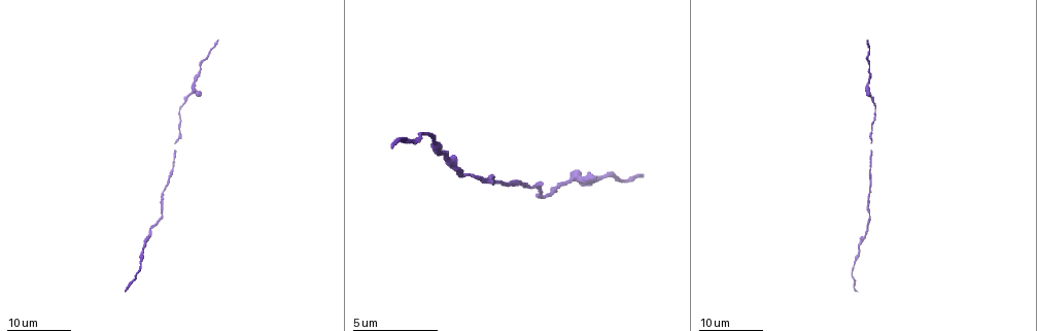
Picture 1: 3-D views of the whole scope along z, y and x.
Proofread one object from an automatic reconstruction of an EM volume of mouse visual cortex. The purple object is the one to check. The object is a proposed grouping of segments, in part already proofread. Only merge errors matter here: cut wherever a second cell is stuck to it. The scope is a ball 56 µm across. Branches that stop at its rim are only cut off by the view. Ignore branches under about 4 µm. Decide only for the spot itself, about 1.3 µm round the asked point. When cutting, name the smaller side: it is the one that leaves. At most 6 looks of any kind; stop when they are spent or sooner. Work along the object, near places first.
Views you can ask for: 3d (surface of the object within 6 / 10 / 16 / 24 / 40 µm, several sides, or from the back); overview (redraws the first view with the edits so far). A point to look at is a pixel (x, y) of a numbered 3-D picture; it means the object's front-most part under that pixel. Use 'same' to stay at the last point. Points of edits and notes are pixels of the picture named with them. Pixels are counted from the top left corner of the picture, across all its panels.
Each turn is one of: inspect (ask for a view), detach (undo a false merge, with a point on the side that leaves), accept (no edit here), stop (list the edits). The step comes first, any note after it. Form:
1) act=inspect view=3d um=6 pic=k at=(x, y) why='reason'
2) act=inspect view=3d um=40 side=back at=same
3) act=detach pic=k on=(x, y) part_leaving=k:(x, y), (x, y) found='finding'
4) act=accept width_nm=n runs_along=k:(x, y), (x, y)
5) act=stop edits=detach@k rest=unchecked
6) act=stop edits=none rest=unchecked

act=inspect view=3d um=16 pic=1 at=(145, 246) why='narrows sharply'

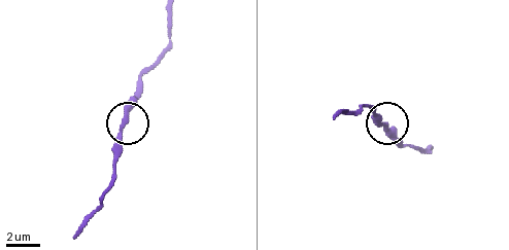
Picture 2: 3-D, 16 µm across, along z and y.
act=inspect view=3d um=10 pic=2 at=(121, 127) why='zoom in'

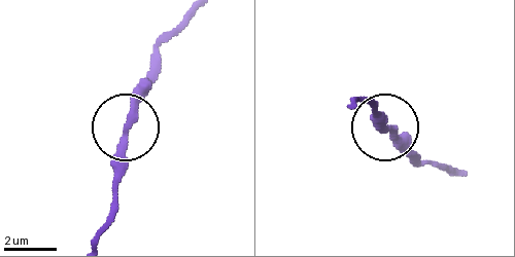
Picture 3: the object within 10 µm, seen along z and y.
act=accept found='continuous, no second cell'

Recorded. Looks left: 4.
act=inspect view=3d um=24 pic=1 at=(868, 170)

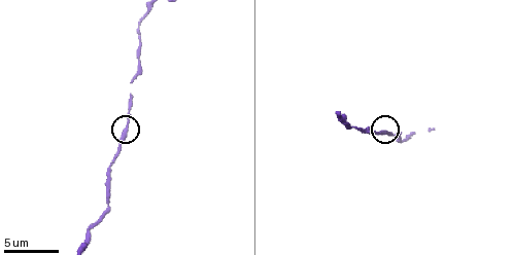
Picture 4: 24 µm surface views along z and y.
act=inspect view=3d um=10 pic=4 at=(127, 129)

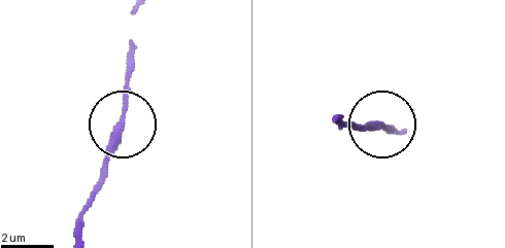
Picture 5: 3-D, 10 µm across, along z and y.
act=inspect view=3d um=6 pic=5 at=(122, 119) why='closer look'

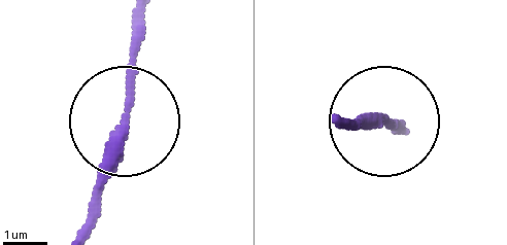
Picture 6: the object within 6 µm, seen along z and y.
act=accept width_nm=200 runs_along=6:(127, 118), (97, 225) found='continuous, no second cell'

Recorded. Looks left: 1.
act=inspect view=3d um=16 pic=4 at=(138, 58) why='thin neck'

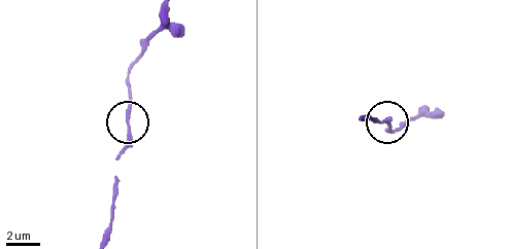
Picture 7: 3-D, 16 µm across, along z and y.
act=accept runs_along=7:(112, 223), (112, 187), (120, 154), (129, 133), (129, 64) found='all the same cell'

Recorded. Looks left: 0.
act=stop edits=none rest=unchecked

